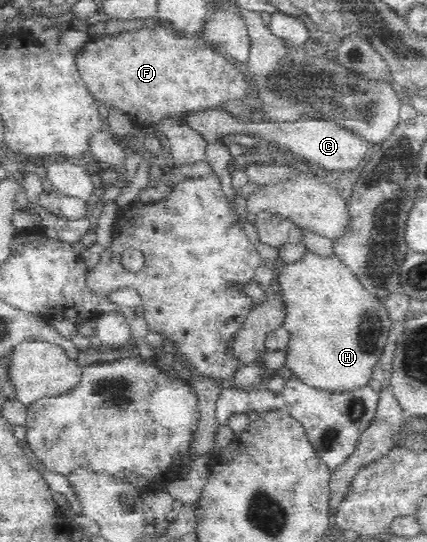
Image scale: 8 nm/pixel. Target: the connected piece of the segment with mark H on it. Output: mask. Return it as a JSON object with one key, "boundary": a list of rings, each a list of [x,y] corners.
{"boundary":[[[307,250],[299,261],[279,262],[275,278],[285,310],[282,326],[289,332],[286,367],[306,384],[326,391],[351,391],[369,383],[373,364],[379,359],[392,326],[385,301],[367,290],[337,255],[321,257]]]}

